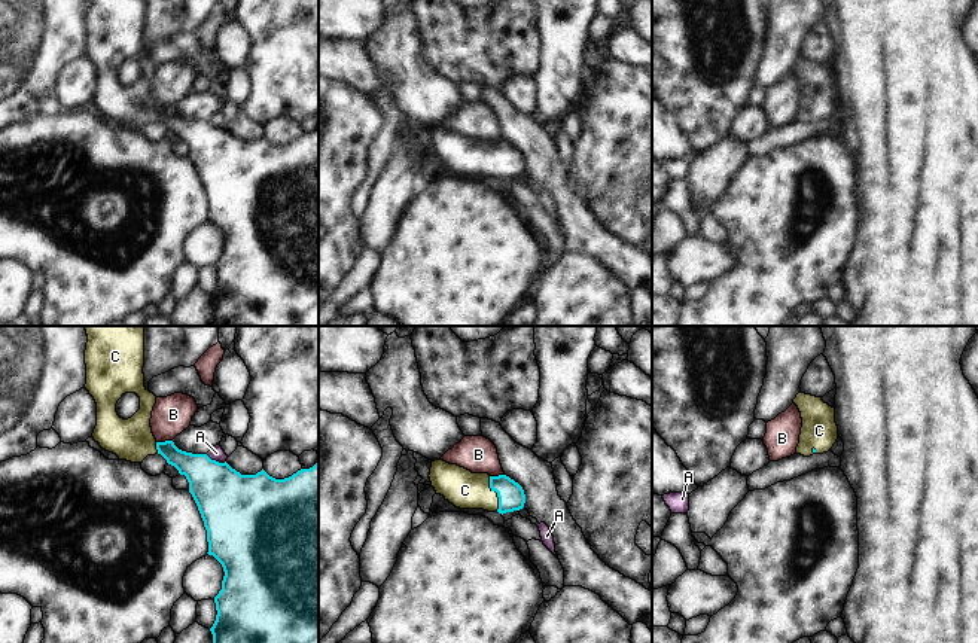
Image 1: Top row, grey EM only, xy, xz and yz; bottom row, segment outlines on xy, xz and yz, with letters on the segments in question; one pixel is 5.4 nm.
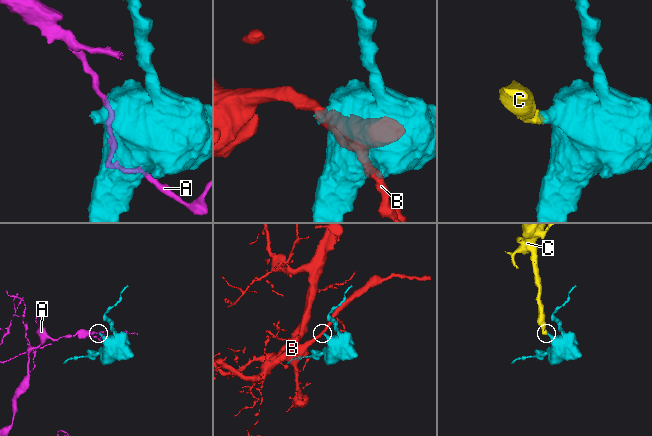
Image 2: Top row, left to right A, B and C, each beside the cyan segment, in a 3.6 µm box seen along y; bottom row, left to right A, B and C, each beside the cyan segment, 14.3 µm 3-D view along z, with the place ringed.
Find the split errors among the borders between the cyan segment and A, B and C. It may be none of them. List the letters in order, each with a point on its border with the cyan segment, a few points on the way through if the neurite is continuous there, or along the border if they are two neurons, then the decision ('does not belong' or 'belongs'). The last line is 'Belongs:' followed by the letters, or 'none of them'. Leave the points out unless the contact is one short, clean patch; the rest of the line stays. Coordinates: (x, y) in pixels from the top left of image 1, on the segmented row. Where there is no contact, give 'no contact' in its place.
A: xy (215, 460) | along xy (206, 454), (225, 462) | does not belong
B: xy (165, 441) | along xy (171, 439), (157, 442) | does not belong
C: xz (497, 494) | across xz (511, 496), (497, 494), (465, 490) | belongs
Belongs: C

